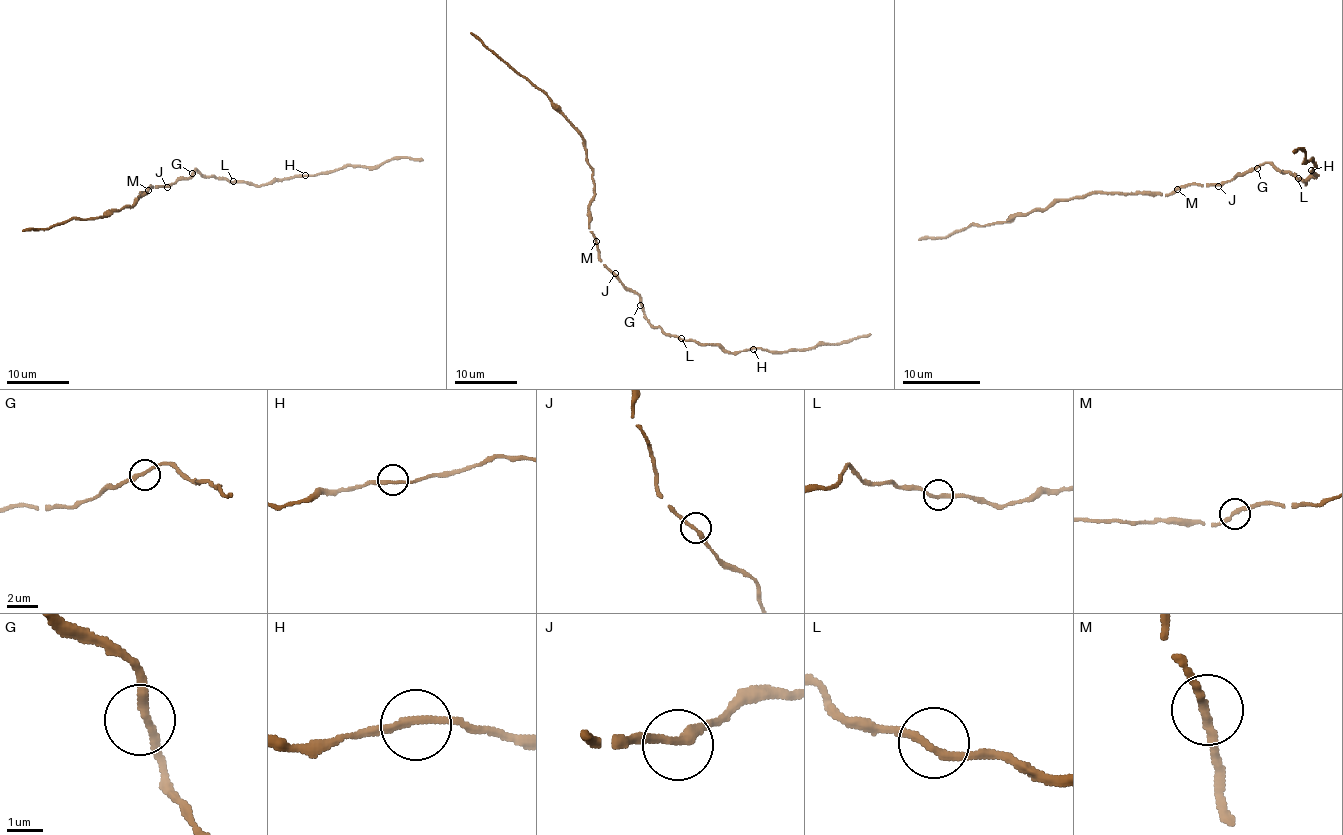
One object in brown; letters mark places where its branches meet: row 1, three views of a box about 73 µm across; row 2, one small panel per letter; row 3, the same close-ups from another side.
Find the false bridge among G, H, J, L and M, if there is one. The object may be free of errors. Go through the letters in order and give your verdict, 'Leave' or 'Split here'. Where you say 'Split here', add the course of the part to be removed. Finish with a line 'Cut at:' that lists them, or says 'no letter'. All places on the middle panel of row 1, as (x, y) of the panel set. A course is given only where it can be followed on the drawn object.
G: Leave
H: Leave
J: Leave
L: Leave
M: Leave
Cut at: no letter

